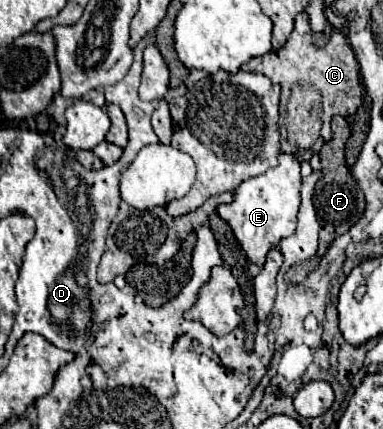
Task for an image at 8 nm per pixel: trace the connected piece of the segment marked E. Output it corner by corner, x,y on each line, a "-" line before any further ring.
279,154
279,164
275,168
269,168
265,174
241,182
233,190
233,202
217,206
219,216
233,228
249,260
263,264
267,252
273,250
285,236
291,236
295,232
297,212
301,204
299,186
299,162
293,154

